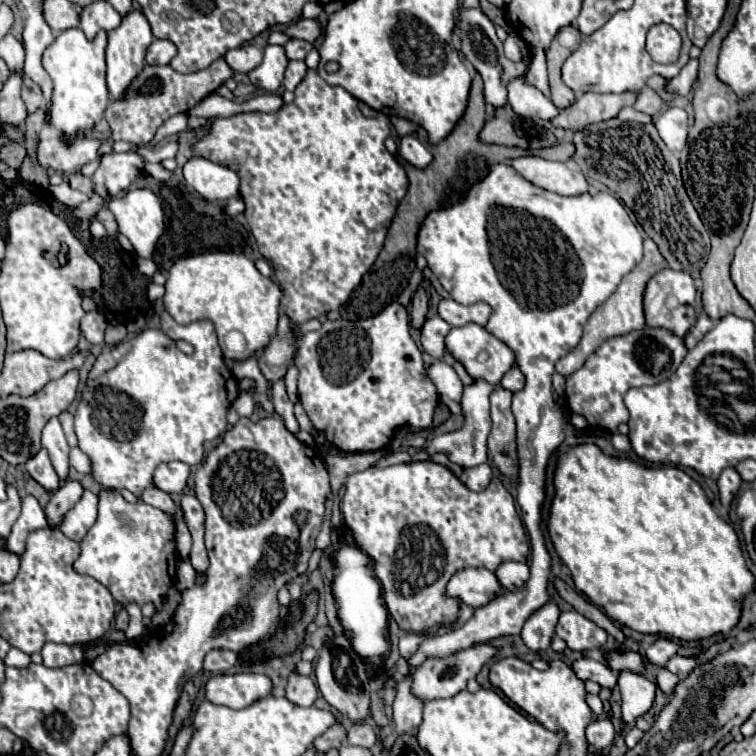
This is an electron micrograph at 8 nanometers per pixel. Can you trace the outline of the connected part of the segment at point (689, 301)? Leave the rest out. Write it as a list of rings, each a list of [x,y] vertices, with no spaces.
[[[670,268],[660,270],[646,286],[644,294],[644,314],[650,328],[668,328],[676,336],[684,336],[696,322],[696,288],[688,272],[676,272]]]

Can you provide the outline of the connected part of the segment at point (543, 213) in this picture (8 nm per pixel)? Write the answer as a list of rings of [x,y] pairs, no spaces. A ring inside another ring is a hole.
[[[500,164],[488,168],[488,176],[472,184],[472,188],[468,188],[468,192],[456,204],[432,210],[424,218],[418,232],[416,250],[426,258],[430,270],[436,274],[442,288],[450,294],[452,300],[460,304],[486,302],[492,306],[492,316],[486,324],[486,330],[506,342],[516,352],[516,364],[526,376],[524,390],[516,392],[512,398],[512,414],[518,424],[518,504],[522,508],[522,520],[528,528],[532,542],[532,562],[530,580],[520,592],[502,592],[490,604],[476,608],[474,616],[460,628],[442,636],[424,638],[418,650],[410,654],[410,658],[400,658],[396,662],[394,672],[388,674],[384,682],[384,688],[396,688],[404,678],[412,676],[416,668],[420,668],[420,664],[424,664],[424,660],[428,658],[448,658],[474,644],[488,642],[498,636],[520,634],[526,618],[548,602],[546,584],[550,576],[550,554],[544,546],[544,536],[540,532],[540,510],[544,502],[544,472],[548,458],[564,440],[564,426],[560,416],[554,412],[552,398],[554,364],[580,342],[582,328],[588,316],[616,290],[620,280],[642,260],[642,244],[644,240],[636,224],[628,216],[622,202],[616,200],[610,192],[560,196],[532,186],[522,176],[518,176],[512,166]]]

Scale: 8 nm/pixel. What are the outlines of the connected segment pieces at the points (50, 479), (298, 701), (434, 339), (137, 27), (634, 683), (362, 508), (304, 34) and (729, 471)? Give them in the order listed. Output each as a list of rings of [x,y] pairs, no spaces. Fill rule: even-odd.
[[[40,448],[40,452],[26,462],[26,470],[46,490],[54,492],[60,488],[60,478],[56,476],[56,470],[52,468],[52,462],[48,458],[48,452],[44,452],[44,448]]]
[[[292,674],[288,678],[288,686],[286,686],[286,698],[296,704],[296,706],[312,706],[316,702],[316,686],[310,678],[306,676],[296,676]]]
[[[434,316],[434,318],[428,318],[426,324],[422,326],[422,346],[424,350],[432,356],[432,358],[442,358],[444,354],[444,336],[450,332],[450,324],[444,322],[440,316]]]
[[[132,10],[122,18],[120,26],[108,32],[108,48],[106,48],[106,64],[108,64],[108,90],[112,98],[122,98],[124,90],[144,68],[144,54],[152,42],[152,30],[142,10]]]
[[[622,672],[618,678],[618,688],[622,692],[622,720],[624,724],[634,724],[636,718],[646,714],[654,704],[656,684],[644,676]]]
[[[430,460],[388,468],[372,466],[348,476],[342,498],[342,516],[354,542],[372,558],[374,574],[382,582],[386,608],[404,632],[422,634],[440,626],[456,624],[462,604],[446,594],[446,586],[460,568],[482,566],[496,570],[508,560],[526,562],[530,554],[528,536],[514,508],[514,498],[508,494],[500,478],[494,476],[486,490],[472,492],[448,468]]]
[[[302,18],[302,20],[298,20],[296,24],[288,26],[288,28],[286,28],[286,34],[288,34],[290,38],[302,38],[302,40],[314,42],[316,38],[322,36],[322,26],[320,26],[318,20],[306,20],[306,18]]]
[[[726,468],[720,474],[720,478],[718,478],[718,490],[720,490],[720,502],[722,502],[722,506],[726,506],[726,508],[730,506],[730,502],[736,496],[740,484],[742,484],[742,478],[738,476],[738,472],[734,468]]]

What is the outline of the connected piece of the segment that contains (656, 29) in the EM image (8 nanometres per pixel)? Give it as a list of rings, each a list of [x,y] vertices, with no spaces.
[[[656,24],[648,30],[646,50],[658,64],[672,64],[680,56],[680,34],[668,24]]]

